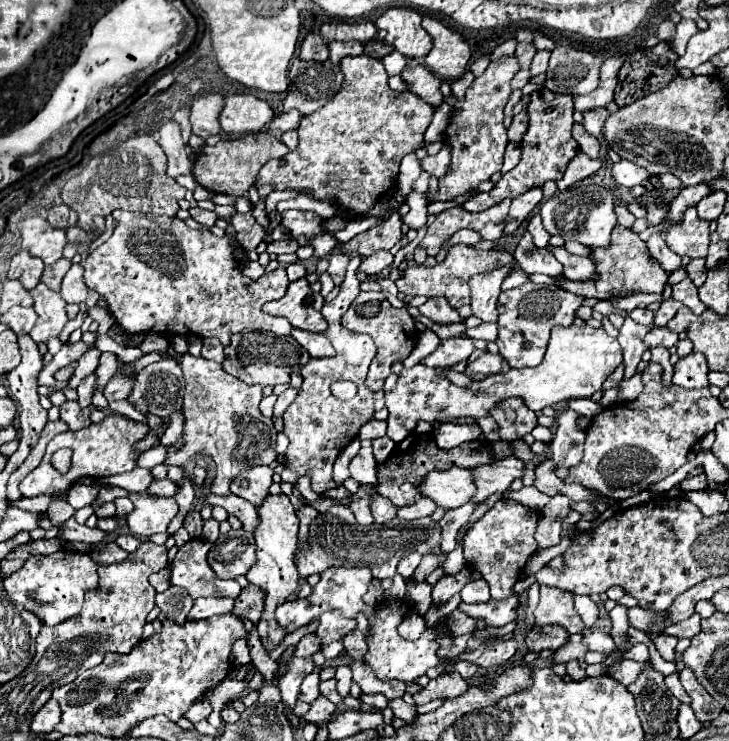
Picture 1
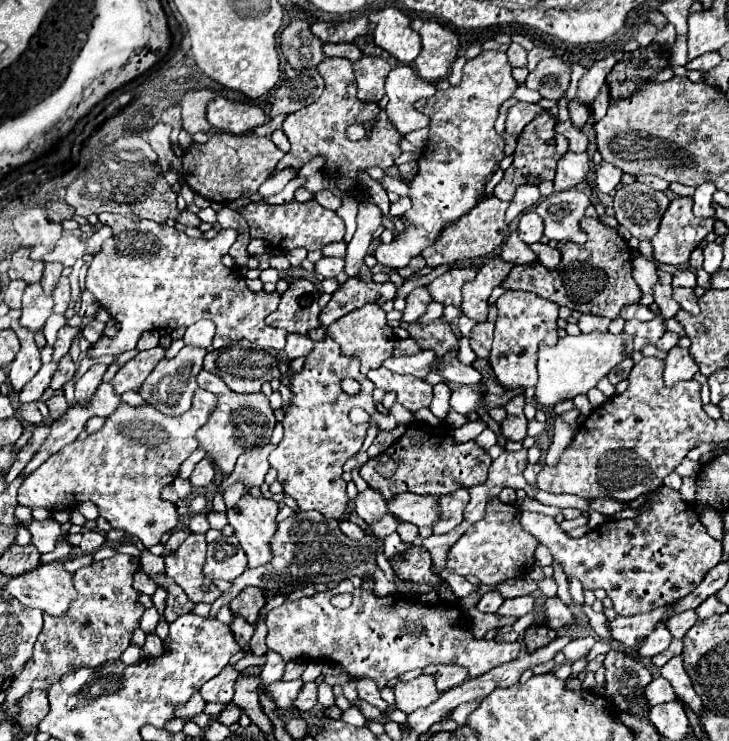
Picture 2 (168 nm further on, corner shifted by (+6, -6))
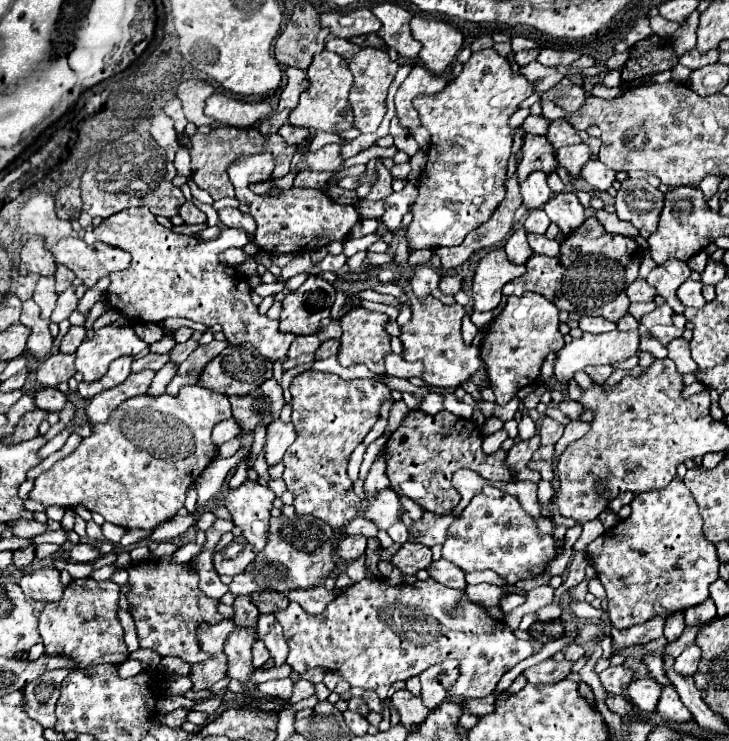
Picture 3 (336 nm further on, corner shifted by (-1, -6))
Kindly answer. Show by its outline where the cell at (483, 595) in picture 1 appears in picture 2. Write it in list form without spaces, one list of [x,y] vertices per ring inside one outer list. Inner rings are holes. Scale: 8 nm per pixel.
[[[447,568],[439,570],[439,576],[449,582],[449,588],[453,590],[453,594],[455,594],[457,598],[465,598],[467,594],[471,594],[471,592],[475,590],[475,586],[473,586],[471,582],[467,582],[463,576],[459,576],[459,574],[455,574],[455,572],[447,570]]]

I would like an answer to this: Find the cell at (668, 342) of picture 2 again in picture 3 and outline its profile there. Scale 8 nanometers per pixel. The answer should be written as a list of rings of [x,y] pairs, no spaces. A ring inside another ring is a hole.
[[[656,326],[656,328],[652,328],[650,332],[652,332],[652,336],[654,336],[660,344],[664,344],[664,346],[666,346],[668,342],[672,342],[674,338],[682,336],[682,330],[676,328],[676,326]]]

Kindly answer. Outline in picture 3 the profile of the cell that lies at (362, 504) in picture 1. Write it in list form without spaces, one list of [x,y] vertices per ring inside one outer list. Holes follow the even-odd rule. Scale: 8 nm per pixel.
[[[346,536],[336,546],[336,556],[340,556],[342,562],[356,560],[366,550],[366,538],[364,536]]]

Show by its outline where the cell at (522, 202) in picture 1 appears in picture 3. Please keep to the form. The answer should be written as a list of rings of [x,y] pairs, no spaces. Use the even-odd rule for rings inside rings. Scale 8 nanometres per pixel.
[[[532,172],[532,176],[528,176],[524,184],[520,184],[520,192],[522,192],[524,204],[530,210],[540,208],[552,196],[552,190],[546,184],[546,172]],[[542,196],[546,196],[546,200]]]

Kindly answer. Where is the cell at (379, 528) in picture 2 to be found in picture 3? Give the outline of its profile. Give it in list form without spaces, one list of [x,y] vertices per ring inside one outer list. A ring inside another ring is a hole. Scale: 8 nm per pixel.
[[[358,516],[358,518],[356,518],[356,520],[352,520],[352,524],[348,524],[342,532],[344,532],[344,534],[348,534],[348,536],[360,534],[360,536],[366,536],[366,538],[374,538],[374,536],[378,534],[378,528],[376,528],[370,520],[366,520],[366,518]]]

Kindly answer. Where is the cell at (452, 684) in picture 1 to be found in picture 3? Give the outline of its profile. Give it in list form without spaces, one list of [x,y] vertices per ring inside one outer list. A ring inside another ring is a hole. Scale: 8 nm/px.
[[[408,690],[394,692],[390,702],[400,714],[400,724],[422,724],[428,716],[428,708],[422,704],[420,696],[410,694]]]

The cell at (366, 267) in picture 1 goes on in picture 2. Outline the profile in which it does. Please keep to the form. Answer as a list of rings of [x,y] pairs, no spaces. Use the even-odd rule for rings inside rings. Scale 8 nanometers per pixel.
[[[481,52],[477,58],[467,60],[465,68],[463,68],[463,80],[457,88],[449,88],[449,90],[437,90],[435,96],[419,100],[415,104],[415,108],[423,114],[427,114],[431,118],[429,124],[429,142],[423,150],[423,158],[419,160],[419,174],[411,180],[409,188],[409,198],[413,202],[413,208],[407,210],[403,216],[407,220],[407,230],[401,232],[391,244],[381,244],[375,252],[375,258],[379,264],[387,266],[387,268],[403,268],[409,264],[409,260],[417,254],[421,254],[423,248],[431,246],[437,238],[437,234],[443,230],[445,224],[461,218],[463,214],[467,214],[483,196],[485,192],[485,184],[487,180],[499,170],[499,162],[505,158],[505,140],[503,136],[499,136],[493,128],[497,114],[499,114],[499,106],[513,96],[515,88],[517,88],[517,80],[511,76],[511,64],[507,62],[507,54],[505,52]]]

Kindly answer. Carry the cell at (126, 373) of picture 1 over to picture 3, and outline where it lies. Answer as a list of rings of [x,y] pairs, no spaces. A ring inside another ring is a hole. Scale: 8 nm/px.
[[[188,340],[188,342],[184,342],[184,344],[176,344],[176,348],[172,350],[170,362],[174,362],[174,364],[184,362],[184,360],[192,354],[192,350],[196,350],[196,348],[198,348],[198,340]]]

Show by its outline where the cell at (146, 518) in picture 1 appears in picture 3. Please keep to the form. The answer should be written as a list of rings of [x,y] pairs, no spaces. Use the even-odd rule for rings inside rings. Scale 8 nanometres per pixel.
[[[184,386],[178,396],[162,394],[162,396],[136,396],[122,402],[110,416],[108,422],[96,424],[94,432],[80,442],[80,446],[56,462],[48,472],[40,474],[34,482],[30,498],[42,502],[44,506],[62,506],[74,508],[78,504],[86,506],[90,512],[98,512],[106,522],[142,530],[154,530],[158,524],[176,516],[180,508],[184,508],[186,492],[204,468],[218,456],[218,446],[212,442],[212,428],[228,420],[232,416],[232,408],[228,396],[216,394],[212,390],[200,386]]]

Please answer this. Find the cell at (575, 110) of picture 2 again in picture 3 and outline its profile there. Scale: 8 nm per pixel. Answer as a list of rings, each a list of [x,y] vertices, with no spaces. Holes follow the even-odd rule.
[[[562,78],[560,84],[556,84],[556,88],[550,88],[548,92],[542,94],[542,100],[552,100],[566,112],[576,112],[582,106],[584,98],[586,98],[584,88],[568,78]]]

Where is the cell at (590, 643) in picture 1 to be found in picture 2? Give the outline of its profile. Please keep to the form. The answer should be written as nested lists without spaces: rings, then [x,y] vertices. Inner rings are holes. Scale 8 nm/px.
[[[587,636],[587,638],[575,638],[575,640],[571,640],[563,648],[563,652],[565,652],[565,656],[567,656],[569,662],[575,662],[575,660],[587,658],[587,654],[589,654],[589,650],[591,650],[593,644],[595,644],[595,638],[591,638],[591,636]]]

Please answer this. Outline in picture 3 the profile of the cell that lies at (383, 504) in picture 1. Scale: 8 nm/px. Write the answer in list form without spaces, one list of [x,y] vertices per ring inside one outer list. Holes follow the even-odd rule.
[[[384,450],[376,456],[374,464],[370,466],[370,472],[366,476],[366,482],[364,482],[364,490],[366,490],[366,498],[372,500],[376,492],[388,488],[390,480],[386,476],[386,458],[384,458]]]

